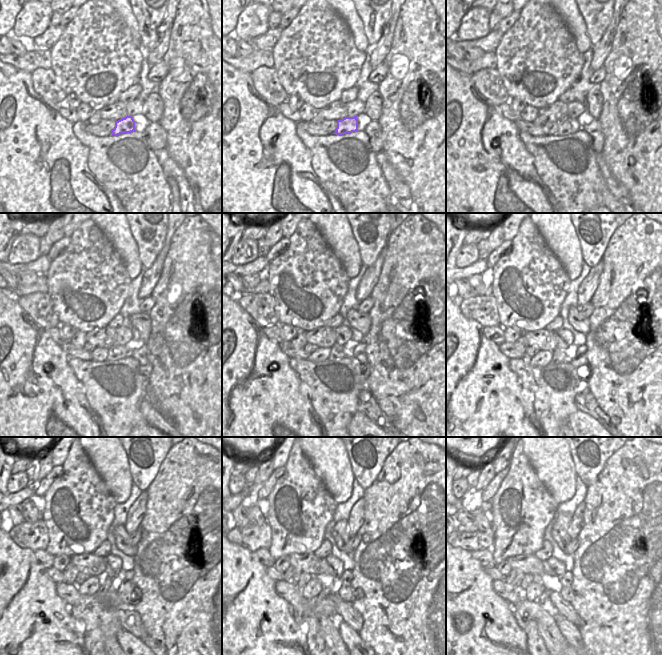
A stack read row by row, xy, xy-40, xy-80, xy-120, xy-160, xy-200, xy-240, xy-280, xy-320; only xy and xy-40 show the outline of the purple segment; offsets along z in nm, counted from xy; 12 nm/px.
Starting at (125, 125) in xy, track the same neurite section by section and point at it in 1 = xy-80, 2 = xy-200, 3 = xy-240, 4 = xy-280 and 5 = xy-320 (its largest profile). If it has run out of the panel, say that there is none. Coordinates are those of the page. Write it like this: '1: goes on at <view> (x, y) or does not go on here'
1: goes on at xy-80 (566, 126)
2: goes on at xy-200 (559, 355)
3: goes on at xy-240 (106, 586)
4: goes on at xy-280 (324, 593)
5: goes on at xy-320 (545, 596)

